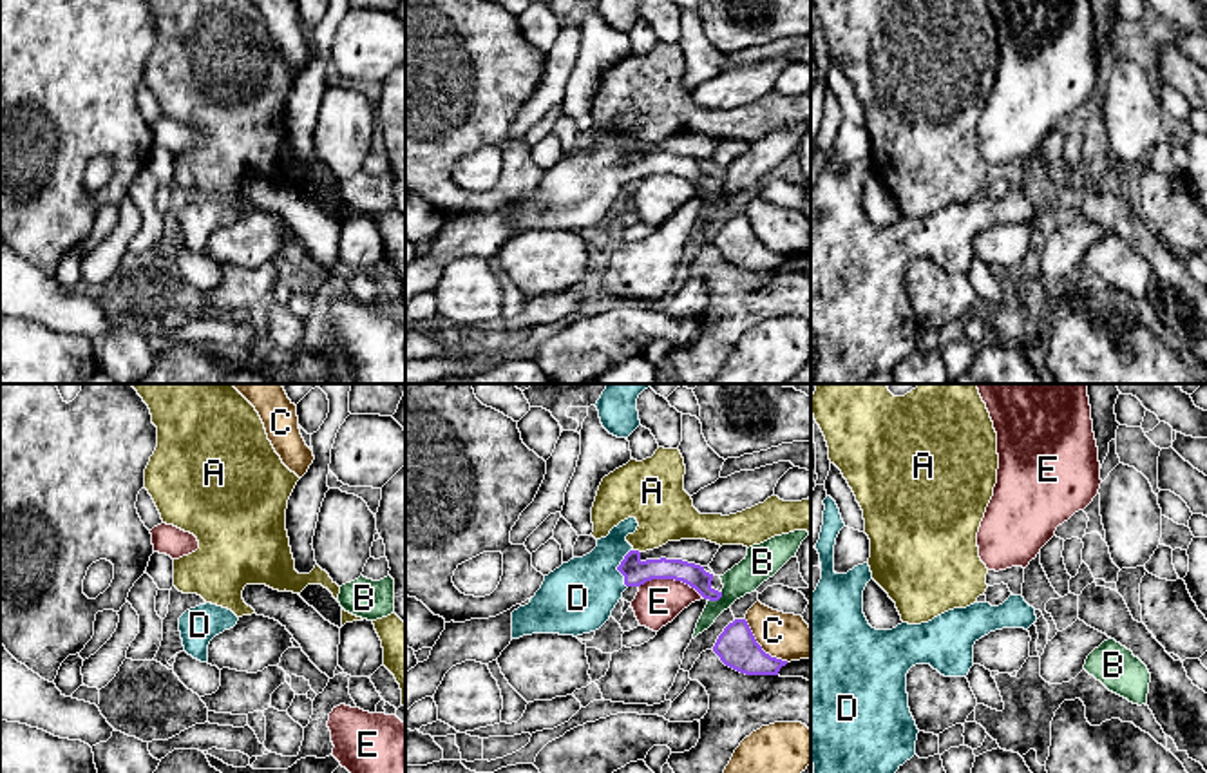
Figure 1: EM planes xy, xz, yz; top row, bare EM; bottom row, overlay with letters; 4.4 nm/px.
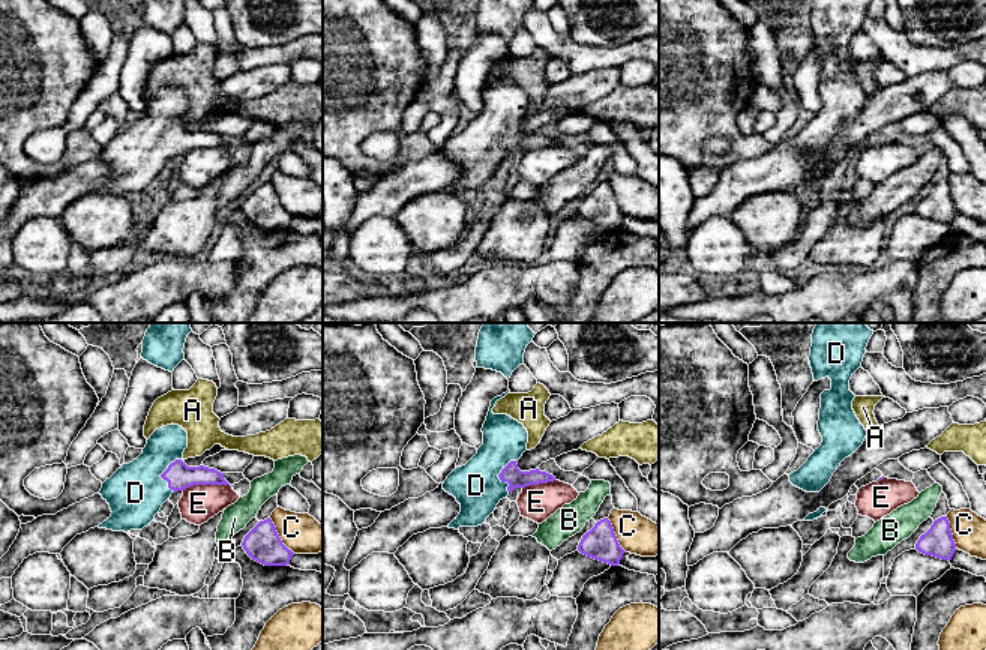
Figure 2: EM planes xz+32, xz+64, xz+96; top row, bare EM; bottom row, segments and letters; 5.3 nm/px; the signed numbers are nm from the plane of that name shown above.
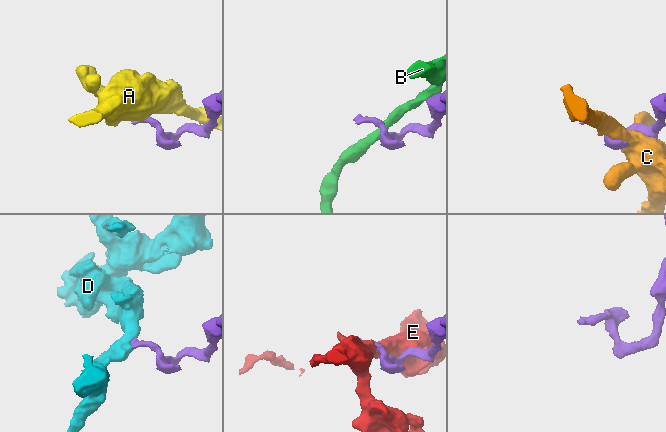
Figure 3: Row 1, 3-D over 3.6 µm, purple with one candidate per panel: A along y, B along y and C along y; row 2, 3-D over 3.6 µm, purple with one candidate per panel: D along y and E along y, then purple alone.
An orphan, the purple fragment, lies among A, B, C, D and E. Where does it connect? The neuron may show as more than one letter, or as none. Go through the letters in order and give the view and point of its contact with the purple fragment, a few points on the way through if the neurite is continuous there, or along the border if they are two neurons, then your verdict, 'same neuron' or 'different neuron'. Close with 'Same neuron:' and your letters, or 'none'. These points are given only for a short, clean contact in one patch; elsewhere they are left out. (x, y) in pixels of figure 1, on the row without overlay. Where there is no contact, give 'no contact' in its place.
A: contact xz (637, 145); border xz (634, 143), (639, 147); different neuron
B: contact xz (715, 194); different neuron
C: contact xz (760, 241); different neuron
D: contact xz (617, 163); way xz (636, 167), (617, 163), (608, 163), (578, 192); same neuron
E: contact xz (672, 172); different neuron
Same neuron: D

